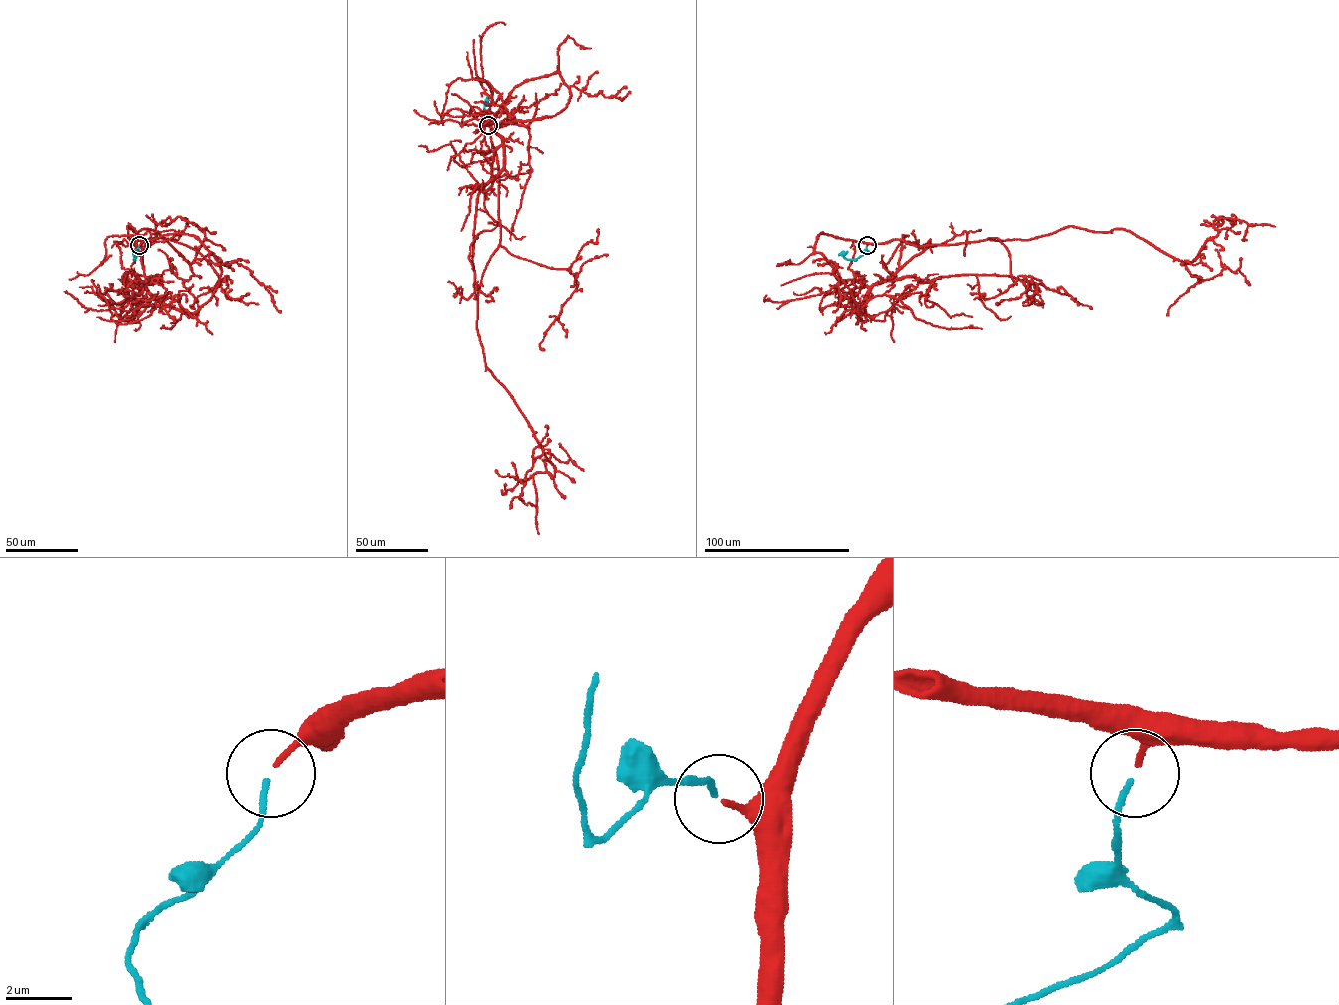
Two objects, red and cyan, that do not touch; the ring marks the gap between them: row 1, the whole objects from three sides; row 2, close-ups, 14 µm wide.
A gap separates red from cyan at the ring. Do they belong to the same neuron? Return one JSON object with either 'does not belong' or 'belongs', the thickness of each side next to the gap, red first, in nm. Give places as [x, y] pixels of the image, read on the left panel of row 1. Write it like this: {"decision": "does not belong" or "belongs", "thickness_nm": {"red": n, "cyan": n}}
{"decision": "belongs", "thickness_nm": {"red": 150, "cyan": 170}}

